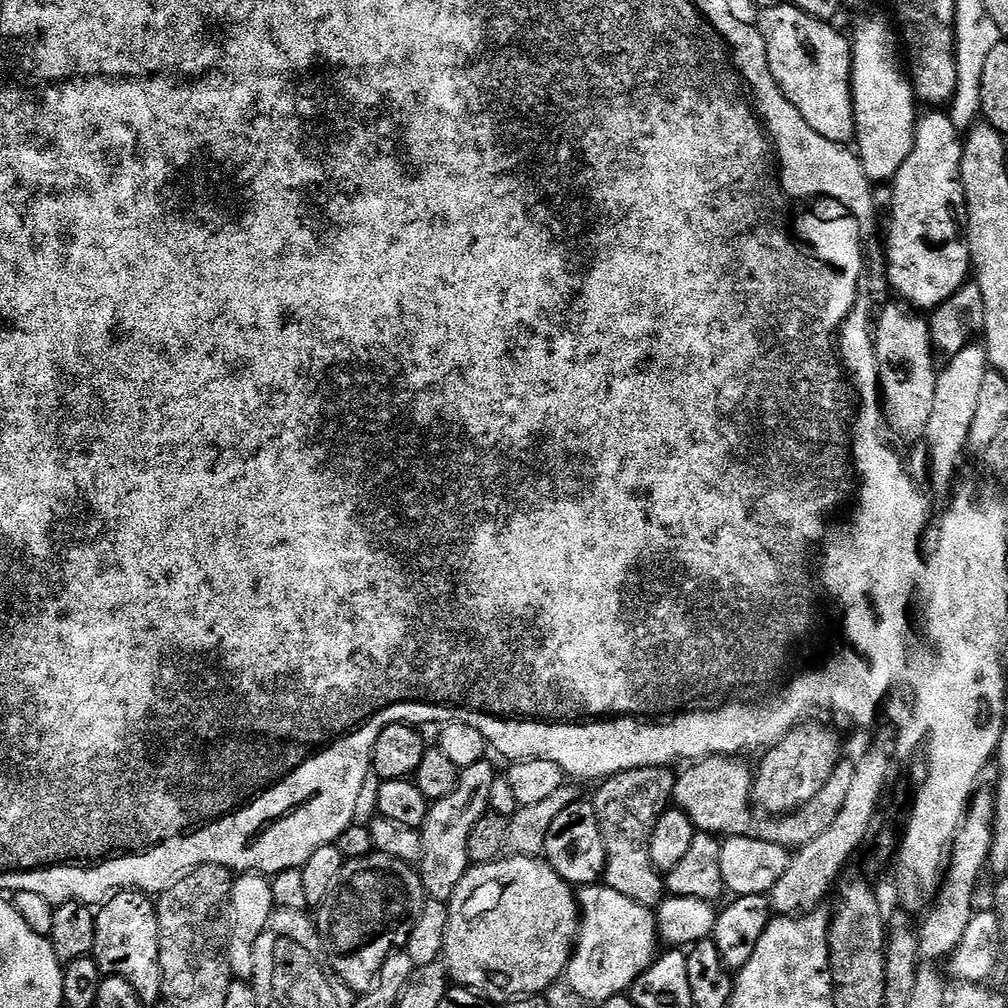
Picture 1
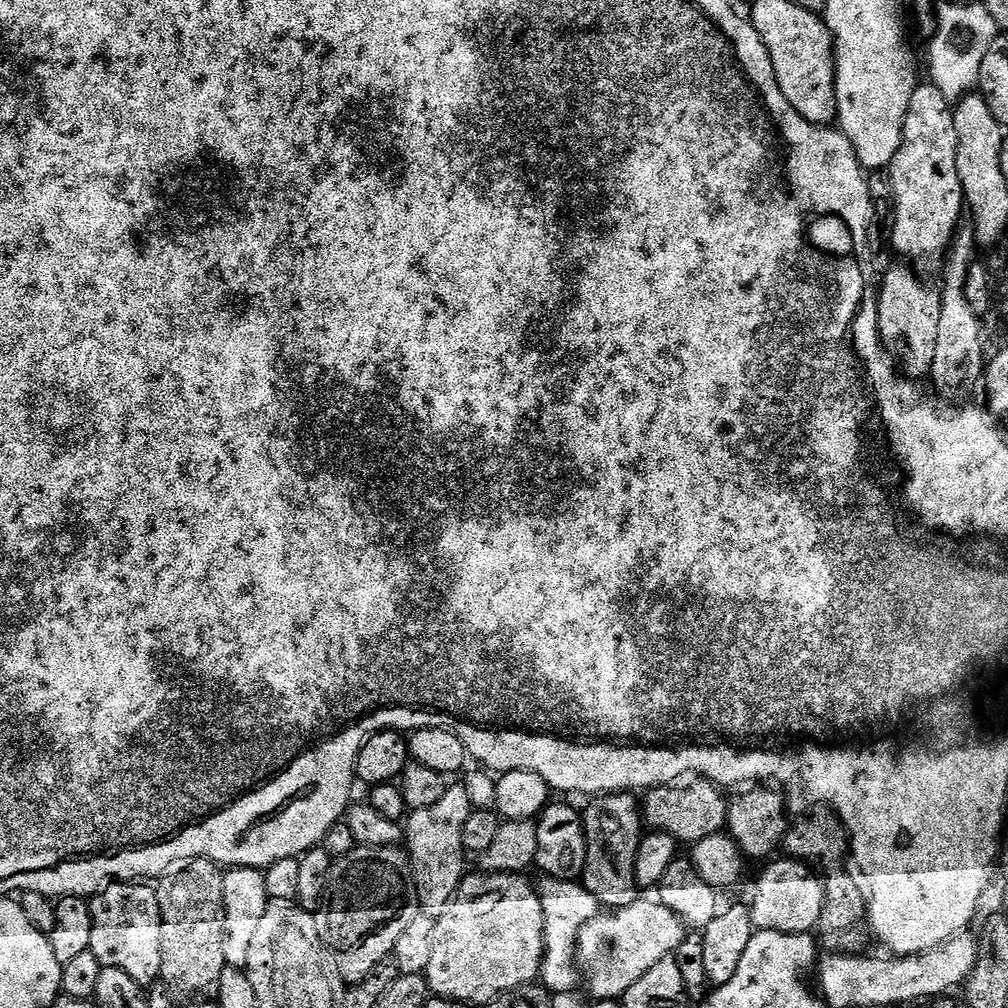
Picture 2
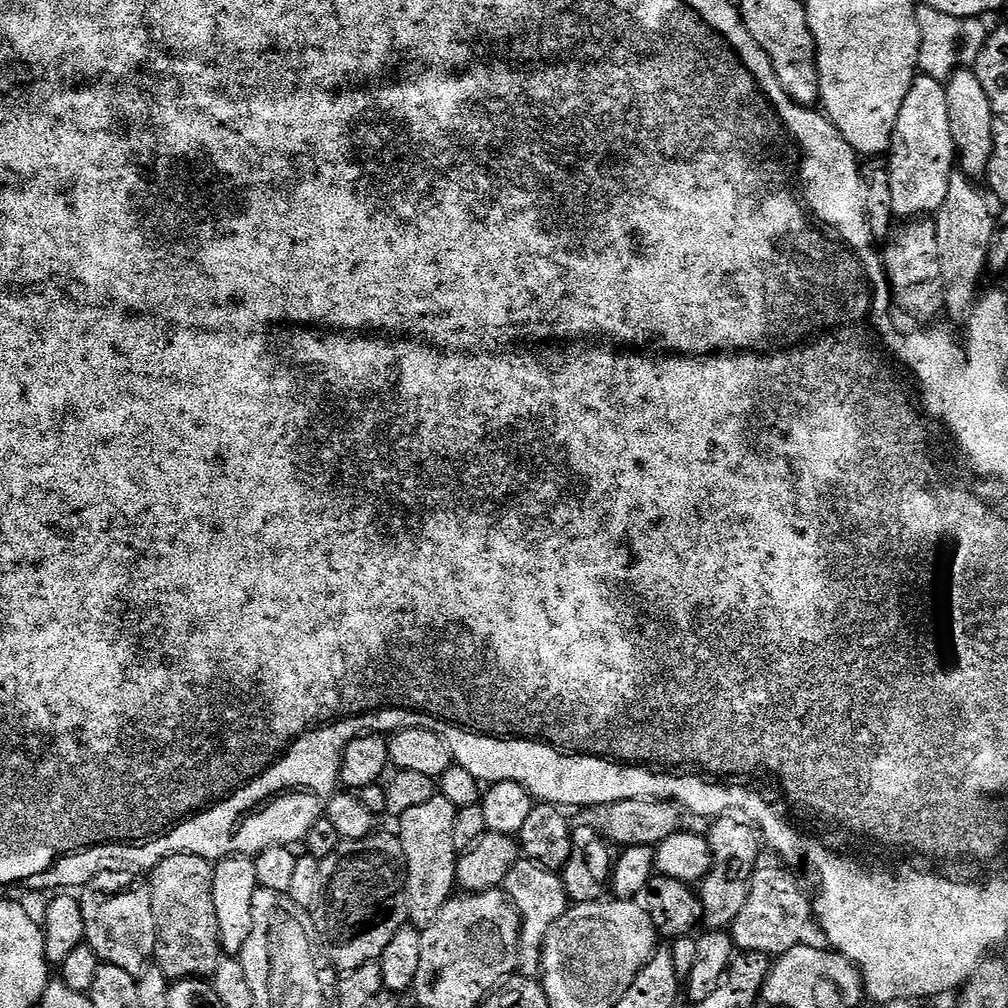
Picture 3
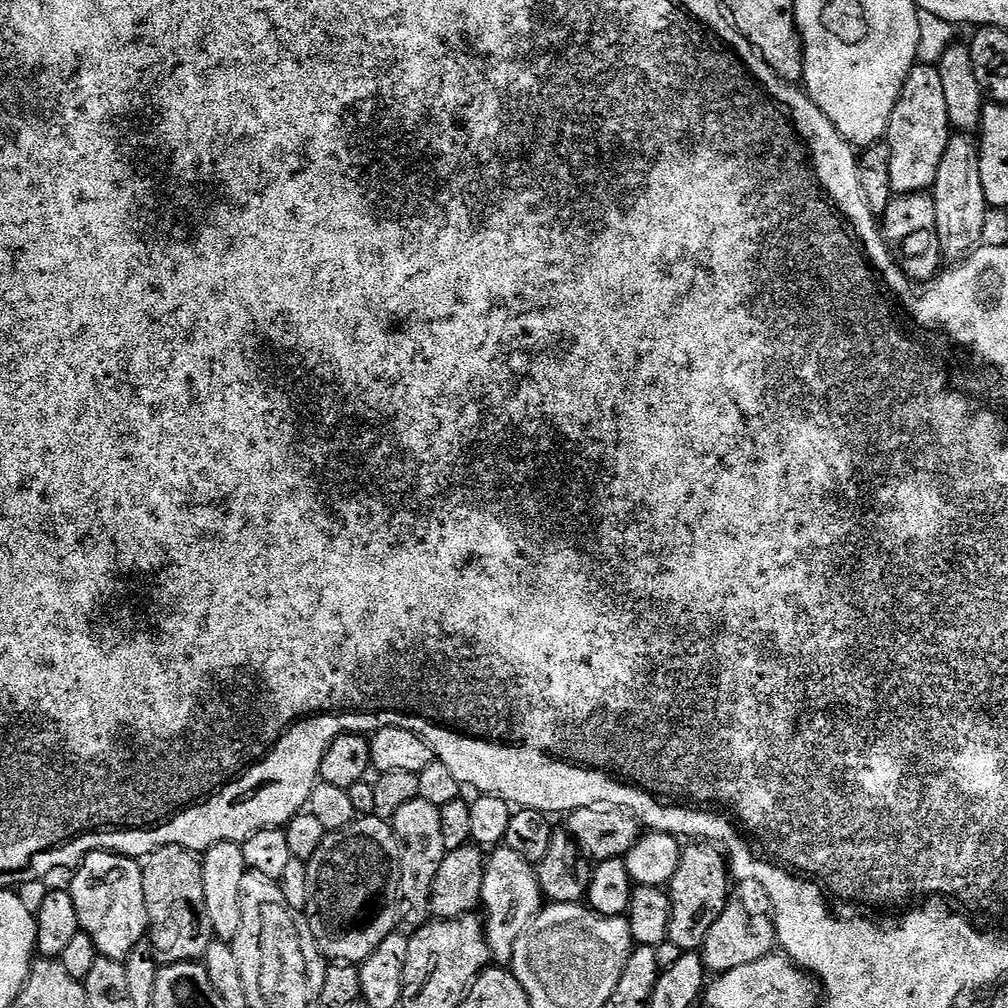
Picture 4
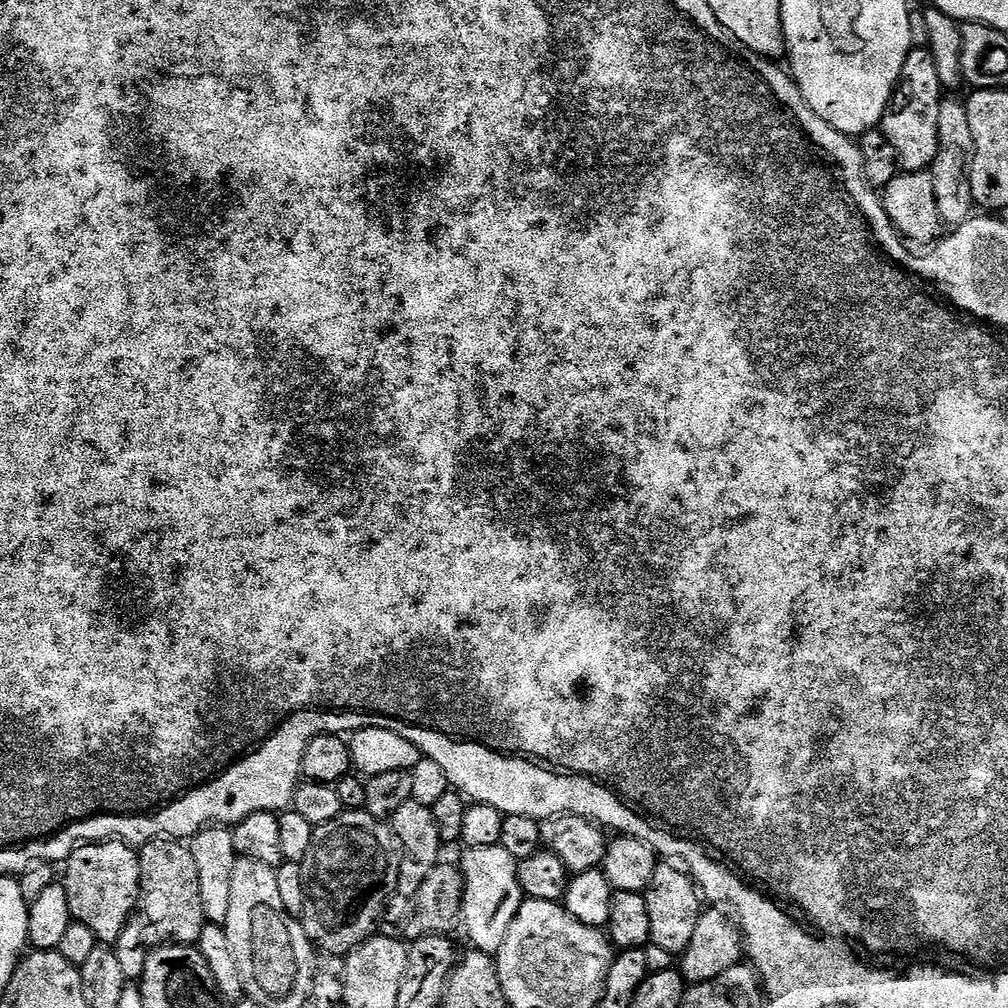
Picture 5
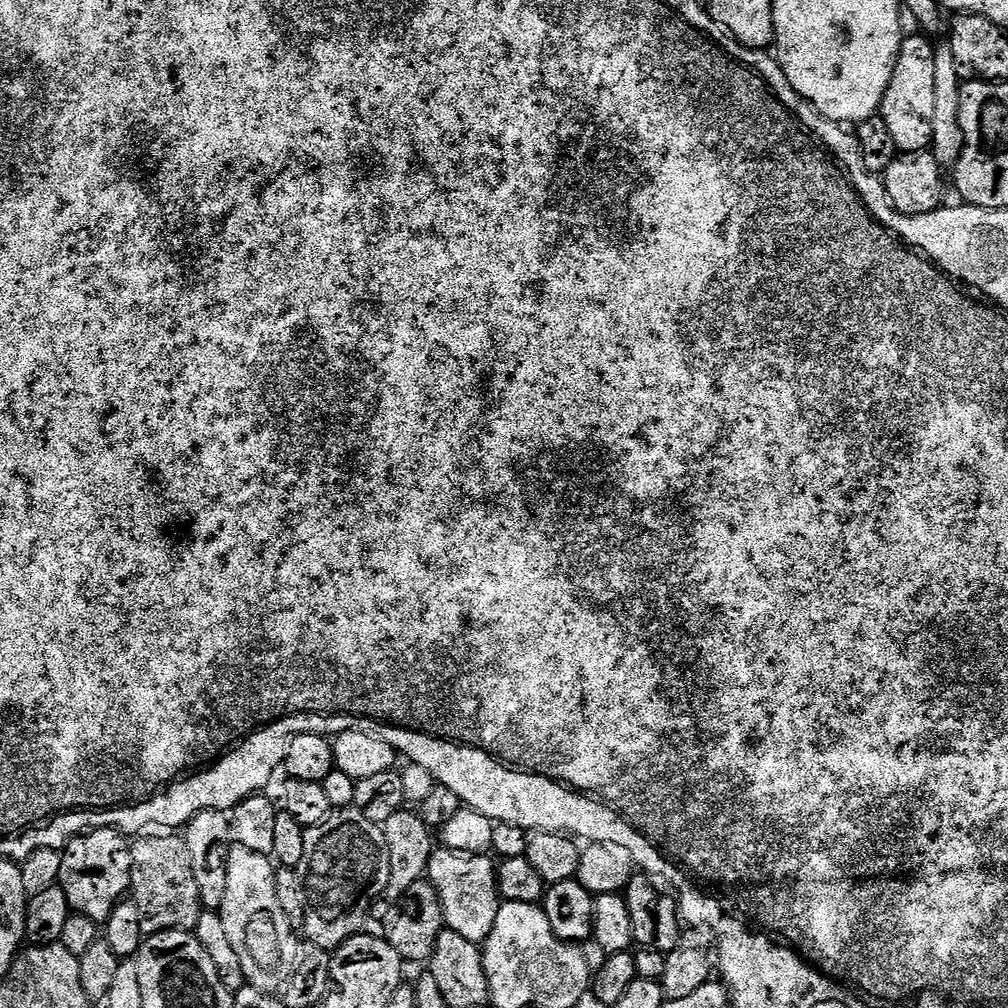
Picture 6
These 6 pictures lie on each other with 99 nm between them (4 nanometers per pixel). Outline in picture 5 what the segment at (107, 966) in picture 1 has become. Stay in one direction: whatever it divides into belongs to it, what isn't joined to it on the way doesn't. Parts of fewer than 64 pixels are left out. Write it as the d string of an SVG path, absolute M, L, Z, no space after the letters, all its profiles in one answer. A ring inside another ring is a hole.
M123 840L81 844L68 855L63 868L62 883L66 899L70 901L73 921L90 926L101 945L115 945L118 934L122 934L126 922L140 903L140 858L137 849Z

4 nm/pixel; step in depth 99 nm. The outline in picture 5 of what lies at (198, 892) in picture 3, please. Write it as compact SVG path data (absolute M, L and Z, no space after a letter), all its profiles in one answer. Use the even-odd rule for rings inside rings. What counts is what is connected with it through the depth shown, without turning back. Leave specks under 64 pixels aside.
M176 838L152 840L138 852L140 858L140 903L138 914L146 922L146 942L152 948L166 944L199 945L206 923L202 894L198 894L198 866L187 843Z

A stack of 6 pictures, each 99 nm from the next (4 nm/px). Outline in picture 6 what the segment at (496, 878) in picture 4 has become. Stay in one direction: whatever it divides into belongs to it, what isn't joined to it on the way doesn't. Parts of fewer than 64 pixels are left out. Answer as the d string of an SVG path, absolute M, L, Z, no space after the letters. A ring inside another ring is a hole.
M440 846L433 851L426 873L440 895L445 925L477 946L483 945L490 930L494 930L502 903L500 885L496 881L498 868L491 859L493 857L488 854L455 852Z

